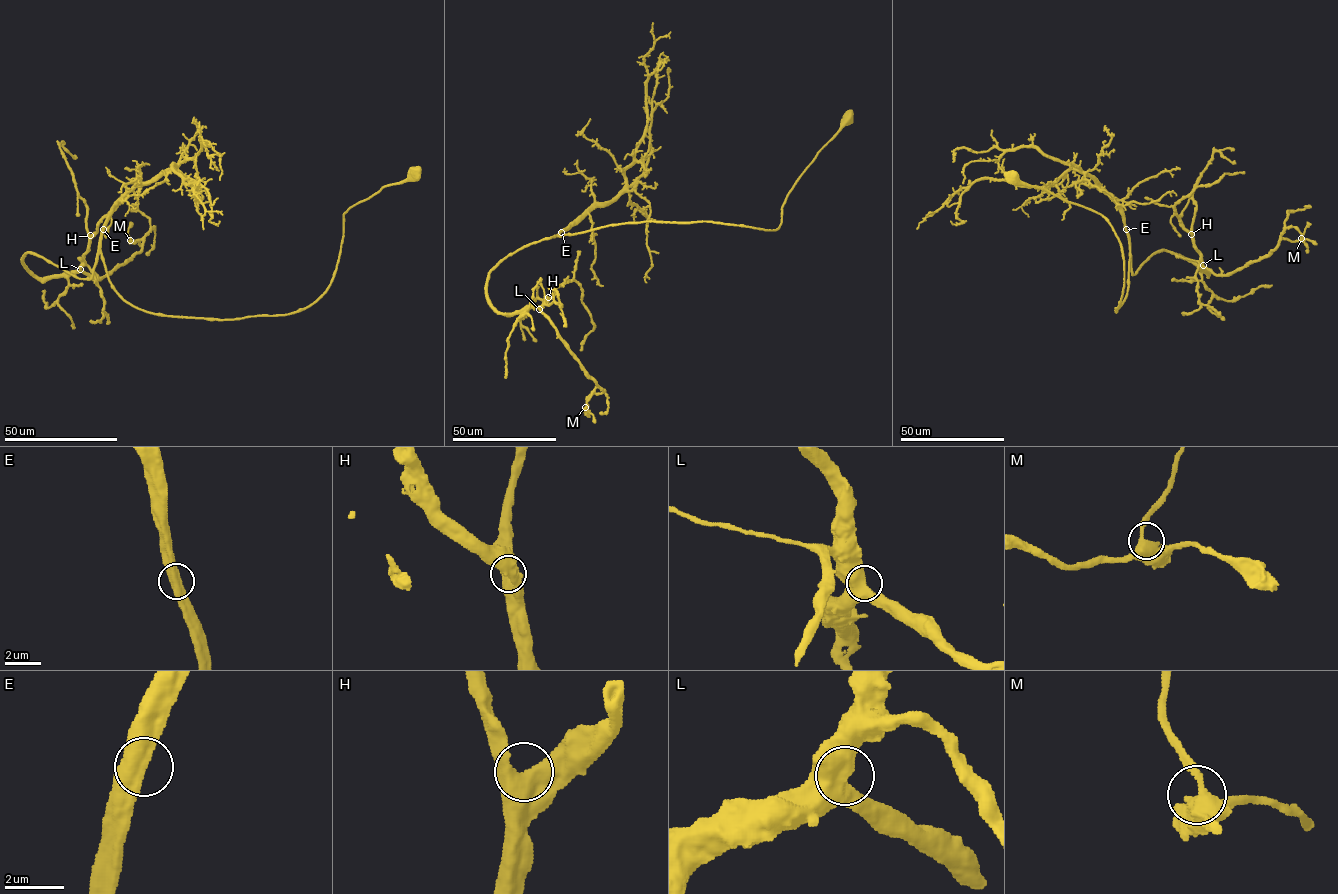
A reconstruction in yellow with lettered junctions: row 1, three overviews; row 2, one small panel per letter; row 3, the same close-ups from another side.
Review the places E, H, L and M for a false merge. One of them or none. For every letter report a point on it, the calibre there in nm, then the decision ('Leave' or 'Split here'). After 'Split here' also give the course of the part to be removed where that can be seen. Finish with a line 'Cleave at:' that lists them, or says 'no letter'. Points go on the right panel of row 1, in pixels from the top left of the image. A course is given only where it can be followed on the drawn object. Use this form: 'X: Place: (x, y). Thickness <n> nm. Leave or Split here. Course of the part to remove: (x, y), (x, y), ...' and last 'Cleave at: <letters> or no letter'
E: Place: (1126, 229). Thickness 550 nm. Leave
H: Place: (1191, 234). Thickness 650 nm. Leave
L: Place: (1203, 265). Thickness 600 nm. Leave
M: Place: (1301, 238). Thickness 550 nm. Leave
Cleave at: no letter

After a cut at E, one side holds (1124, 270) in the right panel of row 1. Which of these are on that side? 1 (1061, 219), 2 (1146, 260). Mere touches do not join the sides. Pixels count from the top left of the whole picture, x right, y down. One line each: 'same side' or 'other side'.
1: other side
2: other side

